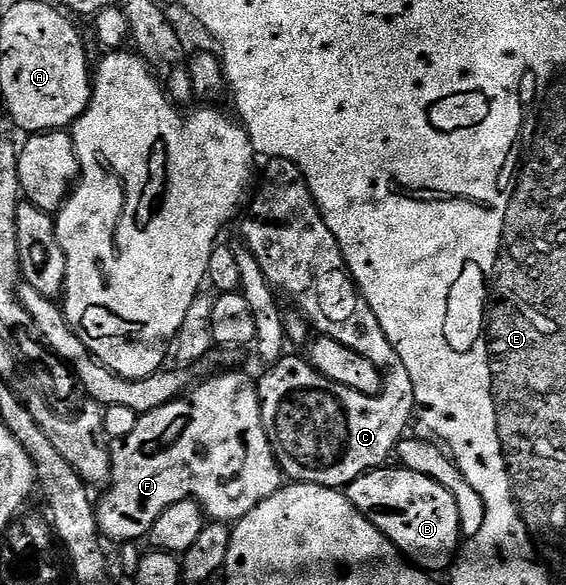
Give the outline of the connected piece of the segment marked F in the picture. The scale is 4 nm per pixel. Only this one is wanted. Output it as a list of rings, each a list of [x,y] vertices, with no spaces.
[[[223,372],[220,376],[209,377],[204,384],[197,384],[186,394],[180,396],[179,399],[169,402],[152,412],[142,413],[137,422],[137,426],[133,426],[133,434],[114,441],[110,445],[111,467],[109,469],[109,485],[111,484],[111,489],[103,497],[98,497],[97,500],[99,530],[108,541],[109,539],[119,540],[118,542],[142,541],[142,536],[144,539],[150,533],[153,522],[157,522],[157,518],[161,518],[163,511],[182,500],[198,500],[204,513],[212,521],[234,522],[245,518],[245,514],[249,514],[249,510],[253,510],[253,506],[265,502],[265,498],[277,494],[279,489],[284,487],[285,477],[283,475],[283,469],[279,467],[277,458],[273,454],[271,443],[269,442],[267,431],[261,418],[261,402],[259,401],[259,390],[256,381],[254,379],[250,380],[243,372]]]

